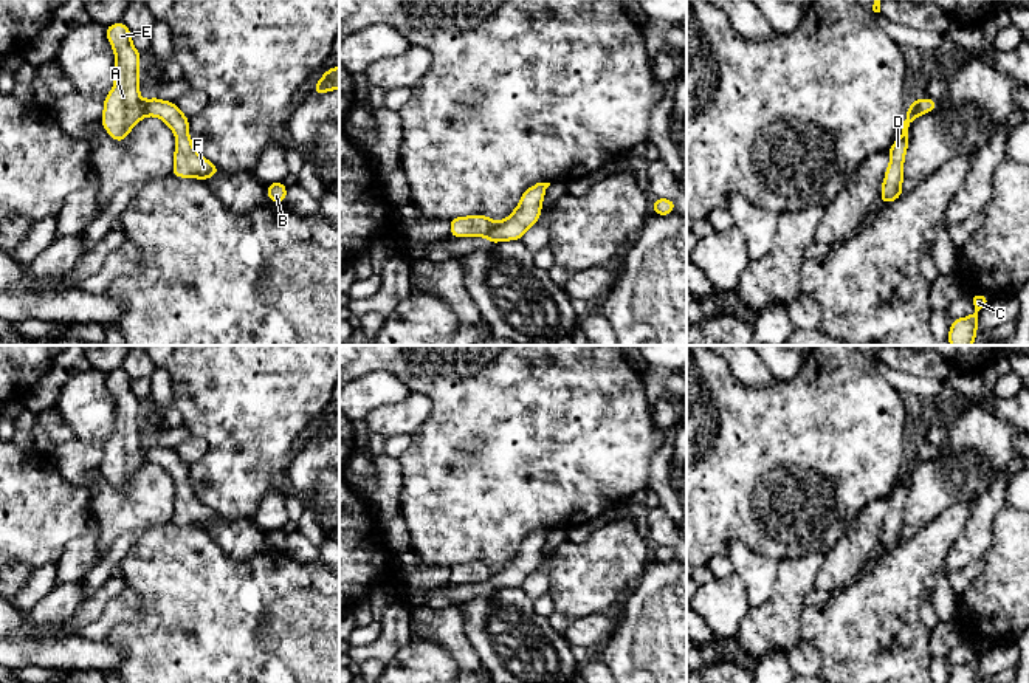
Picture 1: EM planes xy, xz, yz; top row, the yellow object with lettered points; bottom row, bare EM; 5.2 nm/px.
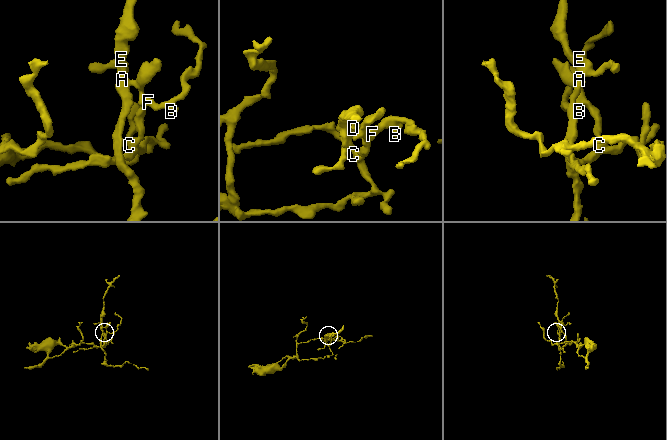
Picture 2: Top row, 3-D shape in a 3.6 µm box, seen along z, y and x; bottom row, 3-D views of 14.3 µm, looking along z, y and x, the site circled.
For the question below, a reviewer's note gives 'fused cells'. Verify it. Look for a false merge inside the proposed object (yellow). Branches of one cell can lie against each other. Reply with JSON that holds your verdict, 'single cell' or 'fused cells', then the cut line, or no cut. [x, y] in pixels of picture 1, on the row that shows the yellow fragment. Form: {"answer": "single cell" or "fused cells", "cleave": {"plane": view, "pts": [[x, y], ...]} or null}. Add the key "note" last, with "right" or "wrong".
{"answer": "fused cells", "cleave": {"plane": "xy", "pts": [[140, 101], [146, 115]]}, "note": "right"}

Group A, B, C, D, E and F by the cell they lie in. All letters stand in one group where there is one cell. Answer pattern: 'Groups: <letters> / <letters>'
Groups: A D E / B C F

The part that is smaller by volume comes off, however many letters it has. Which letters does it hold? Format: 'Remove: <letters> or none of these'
Remove: A, D, E

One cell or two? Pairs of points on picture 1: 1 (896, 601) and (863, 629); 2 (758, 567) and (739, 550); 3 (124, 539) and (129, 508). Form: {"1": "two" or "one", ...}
{"1": "one", "2": "one", "3": "two"}

